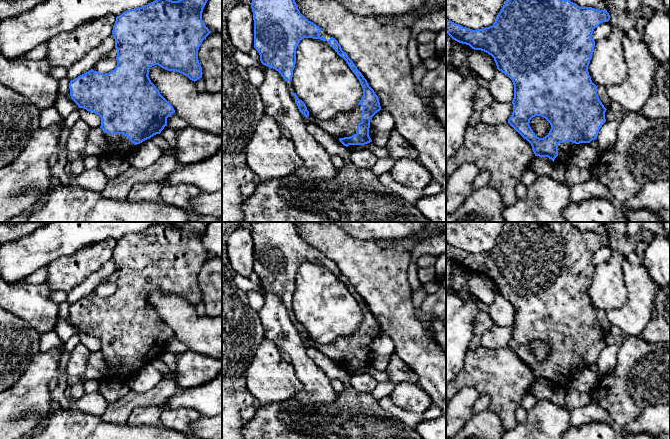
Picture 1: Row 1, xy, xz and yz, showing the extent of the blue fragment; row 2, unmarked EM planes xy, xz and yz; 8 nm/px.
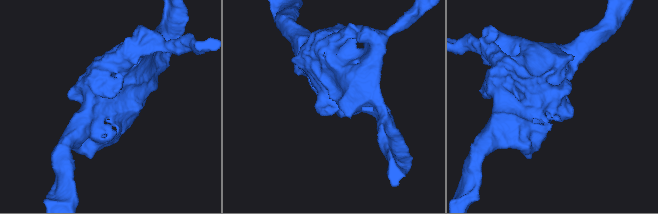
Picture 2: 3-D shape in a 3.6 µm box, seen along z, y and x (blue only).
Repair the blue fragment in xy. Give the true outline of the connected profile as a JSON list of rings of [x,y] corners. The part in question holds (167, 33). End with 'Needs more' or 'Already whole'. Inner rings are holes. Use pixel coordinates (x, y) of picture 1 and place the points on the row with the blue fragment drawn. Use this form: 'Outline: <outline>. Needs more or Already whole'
Outline: [[[155,0],[123,12],[116,17],[112,30],[117,50],[115,69],[105,74],[91,69],[70,81],[71,99],[79,108],[100,116],[109,152],[120,158],[129,156],[140,143],[160,134],[167,126],[167,118],[175,113],[151,82],[148,76],[151,66],[179,72],[194,82],[202,78],[198,50],[210,34],[202,20],[207,1]]]. Needs more

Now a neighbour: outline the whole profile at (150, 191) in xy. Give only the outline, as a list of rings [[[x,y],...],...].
[[[160,181],[148,183],[135,183],[129,190],[127,200],[130,202],[139,201],[158,201],[162,191],[162,184]]]

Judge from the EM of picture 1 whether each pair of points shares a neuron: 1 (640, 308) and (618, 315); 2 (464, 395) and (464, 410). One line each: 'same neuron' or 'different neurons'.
1: same neuron
2: same neuron

